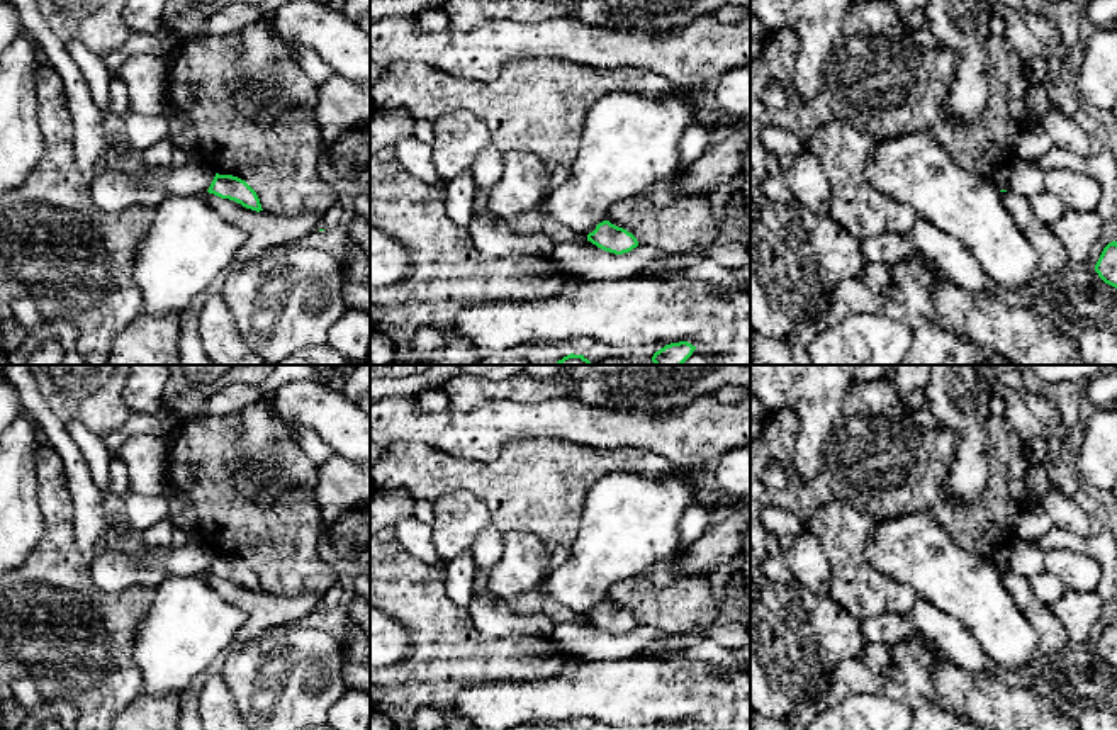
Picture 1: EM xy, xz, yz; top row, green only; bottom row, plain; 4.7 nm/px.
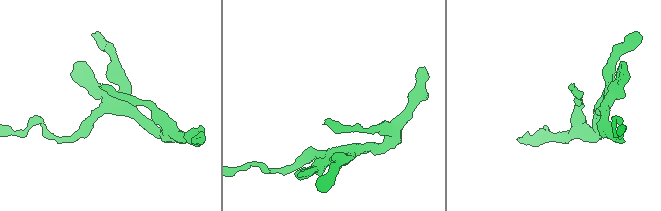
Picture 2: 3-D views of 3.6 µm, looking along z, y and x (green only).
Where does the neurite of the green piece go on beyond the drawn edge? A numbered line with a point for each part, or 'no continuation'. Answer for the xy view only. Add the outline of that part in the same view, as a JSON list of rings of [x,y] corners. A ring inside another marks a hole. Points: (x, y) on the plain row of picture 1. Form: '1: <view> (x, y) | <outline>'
no continuation

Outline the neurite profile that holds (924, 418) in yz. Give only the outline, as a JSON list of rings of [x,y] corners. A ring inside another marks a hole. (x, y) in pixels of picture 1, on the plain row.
[[[927,404],[913,411],[913,421],[917,423],[918,428],[925,431],[934,431],[940,428]]]

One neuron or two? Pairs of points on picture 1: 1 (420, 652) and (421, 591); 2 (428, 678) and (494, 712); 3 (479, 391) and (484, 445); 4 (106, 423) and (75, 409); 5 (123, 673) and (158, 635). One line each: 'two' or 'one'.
1: one
2: two
3: two
4: one
5: two

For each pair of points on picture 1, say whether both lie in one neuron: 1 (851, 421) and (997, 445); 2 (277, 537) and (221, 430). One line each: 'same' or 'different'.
1: same
2: same

